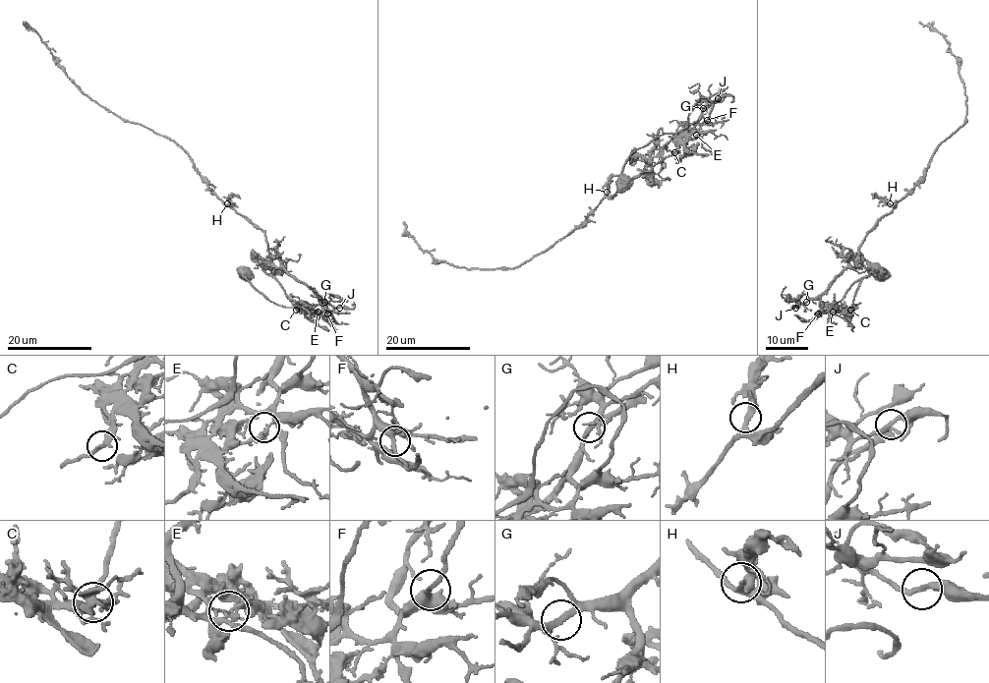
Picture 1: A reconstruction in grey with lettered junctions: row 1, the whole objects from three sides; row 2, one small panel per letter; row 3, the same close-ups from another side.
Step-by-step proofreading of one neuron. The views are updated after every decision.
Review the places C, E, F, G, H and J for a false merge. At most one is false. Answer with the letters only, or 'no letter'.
E

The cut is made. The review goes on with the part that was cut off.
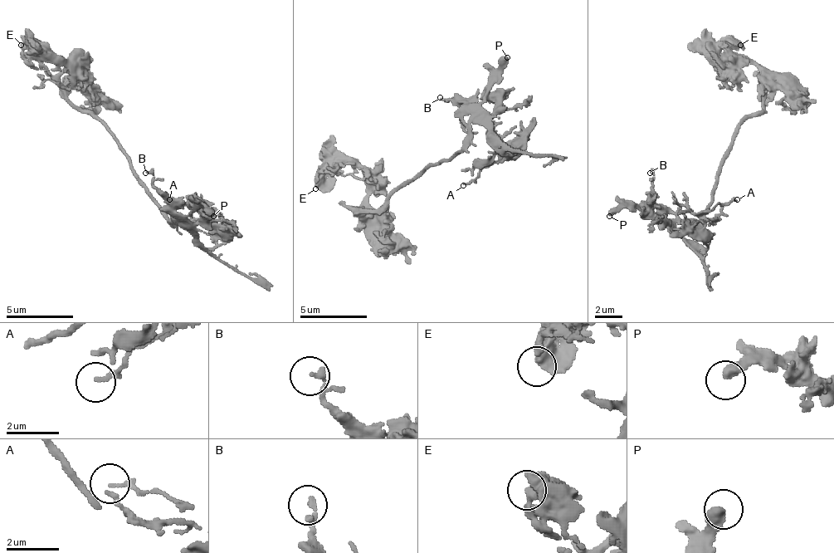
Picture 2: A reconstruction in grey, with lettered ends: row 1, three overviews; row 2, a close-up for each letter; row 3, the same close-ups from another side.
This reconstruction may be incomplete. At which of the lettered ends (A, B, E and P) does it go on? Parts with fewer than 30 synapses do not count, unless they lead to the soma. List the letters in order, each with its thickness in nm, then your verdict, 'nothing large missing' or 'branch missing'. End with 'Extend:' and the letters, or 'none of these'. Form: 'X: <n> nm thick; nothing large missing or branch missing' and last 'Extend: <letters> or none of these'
A: 120 nm thick; nothing large missing
B: 130 nm thick; nothing large missing
E: 440 nm thick; nothing large missing
P: 480 nm thick; nothing large missing
Extend: none of these

